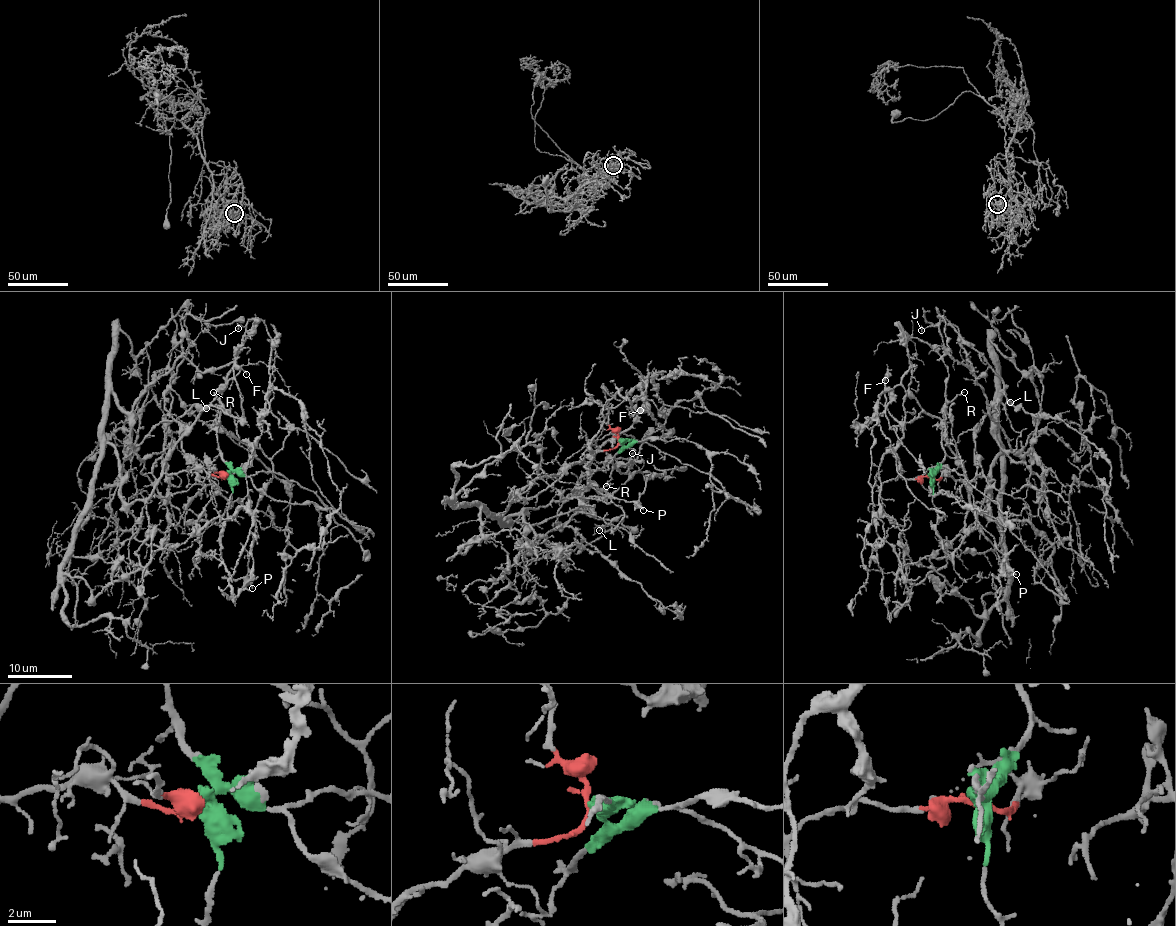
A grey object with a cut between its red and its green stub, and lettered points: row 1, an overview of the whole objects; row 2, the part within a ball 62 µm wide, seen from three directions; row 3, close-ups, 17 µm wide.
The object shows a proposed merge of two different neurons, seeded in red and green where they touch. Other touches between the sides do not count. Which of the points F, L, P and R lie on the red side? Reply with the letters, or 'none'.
F, L

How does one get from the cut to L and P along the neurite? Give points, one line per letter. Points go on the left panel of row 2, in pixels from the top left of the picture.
L: (226, 476), (179, 471), (123, 499), (103, 401), (136, 446), (206, 407)
P: (226, 476), (216, 421), (223, 410), (234, 418), (239, 438), (273, 467), (256, 508), (248, 563), (253, 588)

